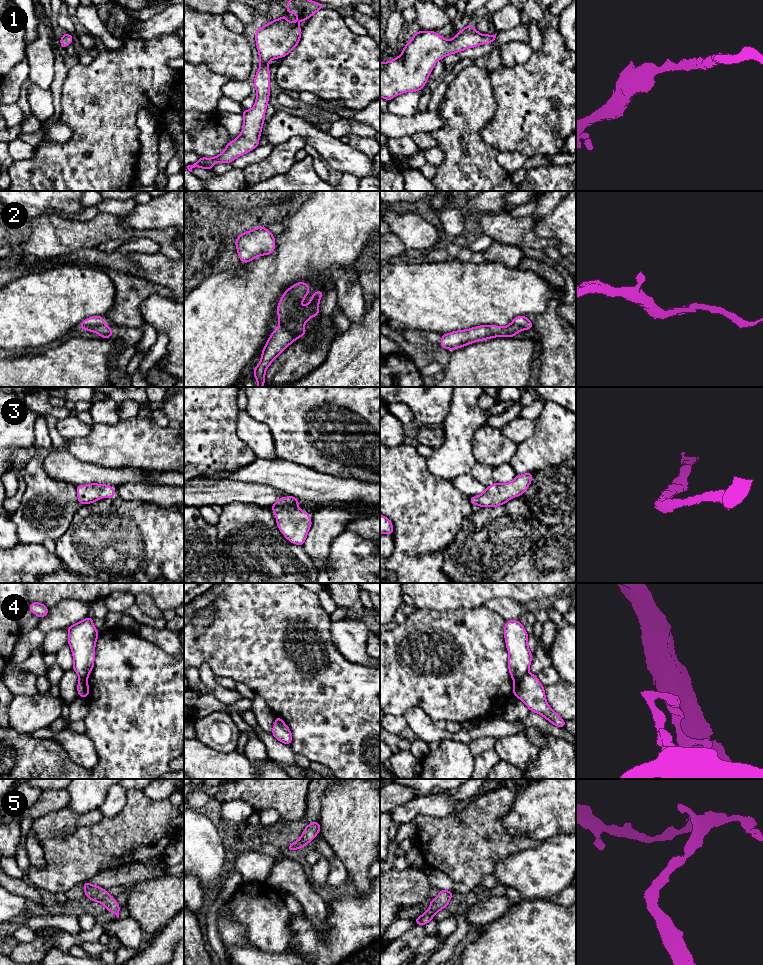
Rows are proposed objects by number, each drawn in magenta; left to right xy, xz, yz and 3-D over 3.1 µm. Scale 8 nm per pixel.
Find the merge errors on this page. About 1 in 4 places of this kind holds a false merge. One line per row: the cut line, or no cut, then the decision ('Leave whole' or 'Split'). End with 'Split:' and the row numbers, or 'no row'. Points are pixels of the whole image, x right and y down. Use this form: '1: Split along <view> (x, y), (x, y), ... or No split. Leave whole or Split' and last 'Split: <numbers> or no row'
1: No split. Leave whole
2: Split along xz (279, 326), (297, 331), (301, 335). Split
3: No split. Leave whole
4: Split along yz (528, 673), (514, 680). Split
5: No split. Leave whole
Split: 2, 4

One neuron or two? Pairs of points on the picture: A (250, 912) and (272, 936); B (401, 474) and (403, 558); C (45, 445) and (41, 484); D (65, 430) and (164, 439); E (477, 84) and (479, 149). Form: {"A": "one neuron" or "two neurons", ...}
{"A": "one neuron", "B": "one neuron", "C": "one neuron", "D": "two neurons", "E": "one neuron"}

